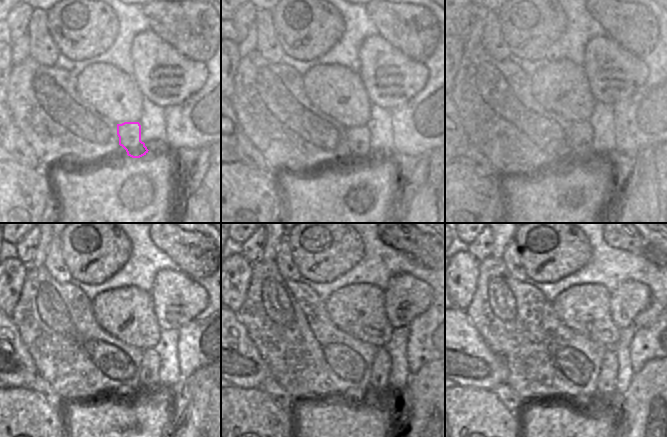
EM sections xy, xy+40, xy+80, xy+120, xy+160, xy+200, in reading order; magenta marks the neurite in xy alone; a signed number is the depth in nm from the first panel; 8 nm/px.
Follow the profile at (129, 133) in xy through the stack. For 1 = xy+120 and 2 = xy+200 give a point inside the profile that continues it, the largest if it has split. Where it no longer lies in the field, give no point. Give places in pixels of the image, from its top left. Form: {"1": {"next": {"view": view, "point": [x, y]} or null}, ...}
{"1": {"next": {"view": "xy+120", "point": [151, 362]}}, "2": {"next": {"view": "xy+200", "point": [607, 379]}}}

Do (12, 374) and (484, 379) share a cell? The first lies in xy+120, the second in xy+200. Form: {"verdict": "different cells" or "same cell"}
{"verdict": "same cell"}

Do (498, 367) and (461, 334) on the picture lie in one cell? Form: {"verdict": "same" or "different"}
{"verdict": "same"}

